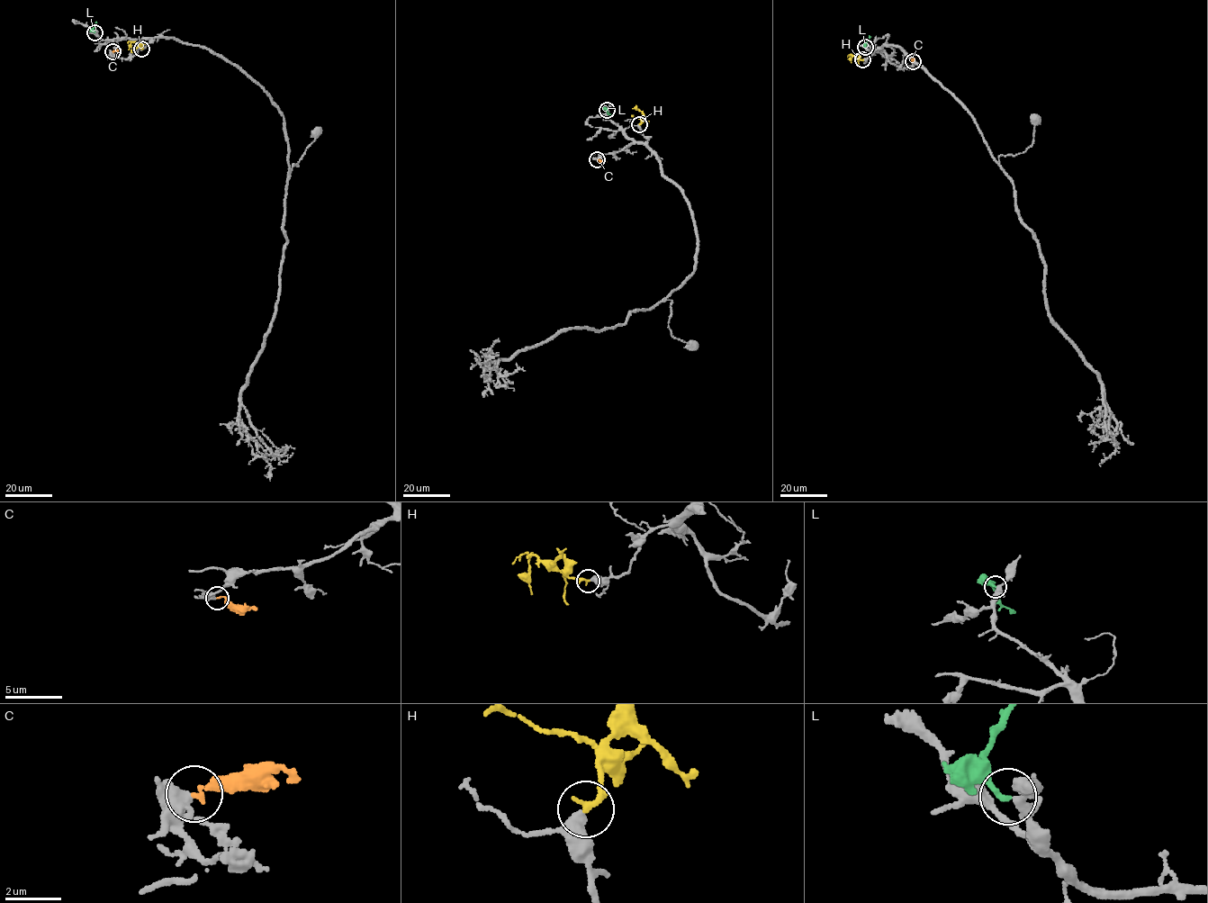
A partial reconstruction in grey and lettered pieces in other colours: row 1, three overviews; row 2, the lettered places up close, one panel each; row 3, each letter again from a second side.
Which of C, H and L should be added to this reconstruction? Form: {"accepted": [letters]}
{"accepted": ["H", "L"]}

